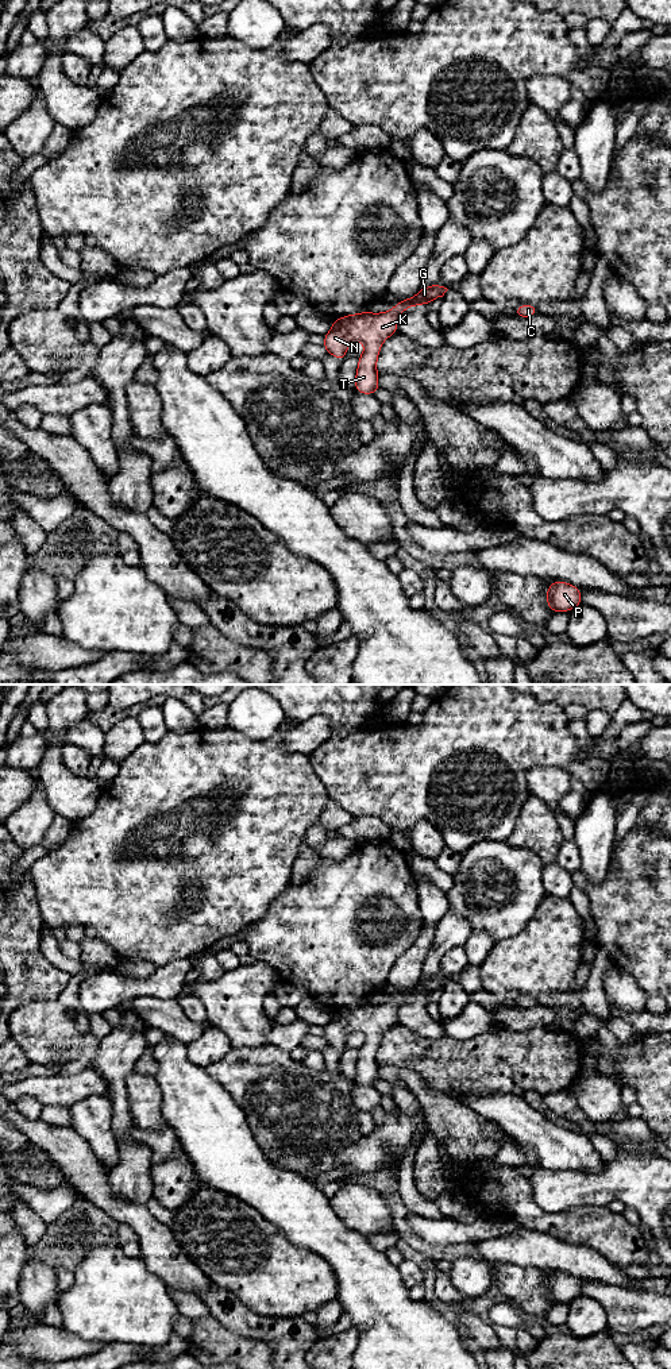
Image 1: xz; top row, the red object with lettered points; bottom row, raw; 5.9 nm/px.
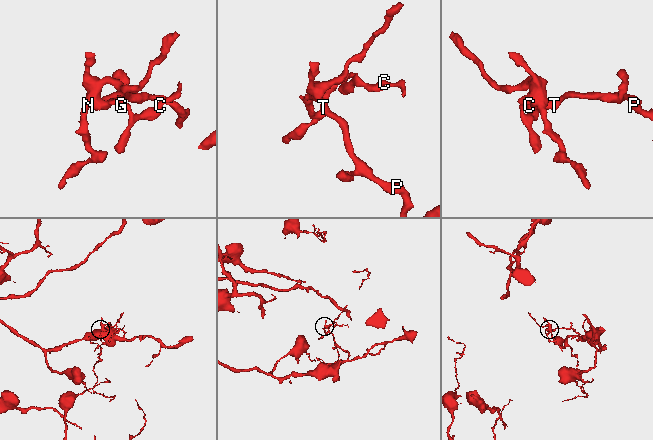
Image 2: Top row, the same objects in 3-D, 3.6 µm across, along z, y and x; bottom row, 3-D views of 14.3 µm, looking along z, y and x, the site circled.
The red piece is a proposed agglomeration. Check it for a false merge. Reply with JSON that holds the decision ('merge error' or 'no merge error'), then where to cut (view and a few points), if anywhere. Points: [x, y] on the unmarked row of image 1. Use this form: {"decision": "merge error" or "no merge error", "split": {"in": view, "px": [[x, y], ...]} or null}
{"decision": "no merge error", "split": null}

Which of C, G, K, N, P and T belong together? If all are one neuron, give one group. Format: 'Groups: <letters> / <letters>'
Groups: C G K N P T

